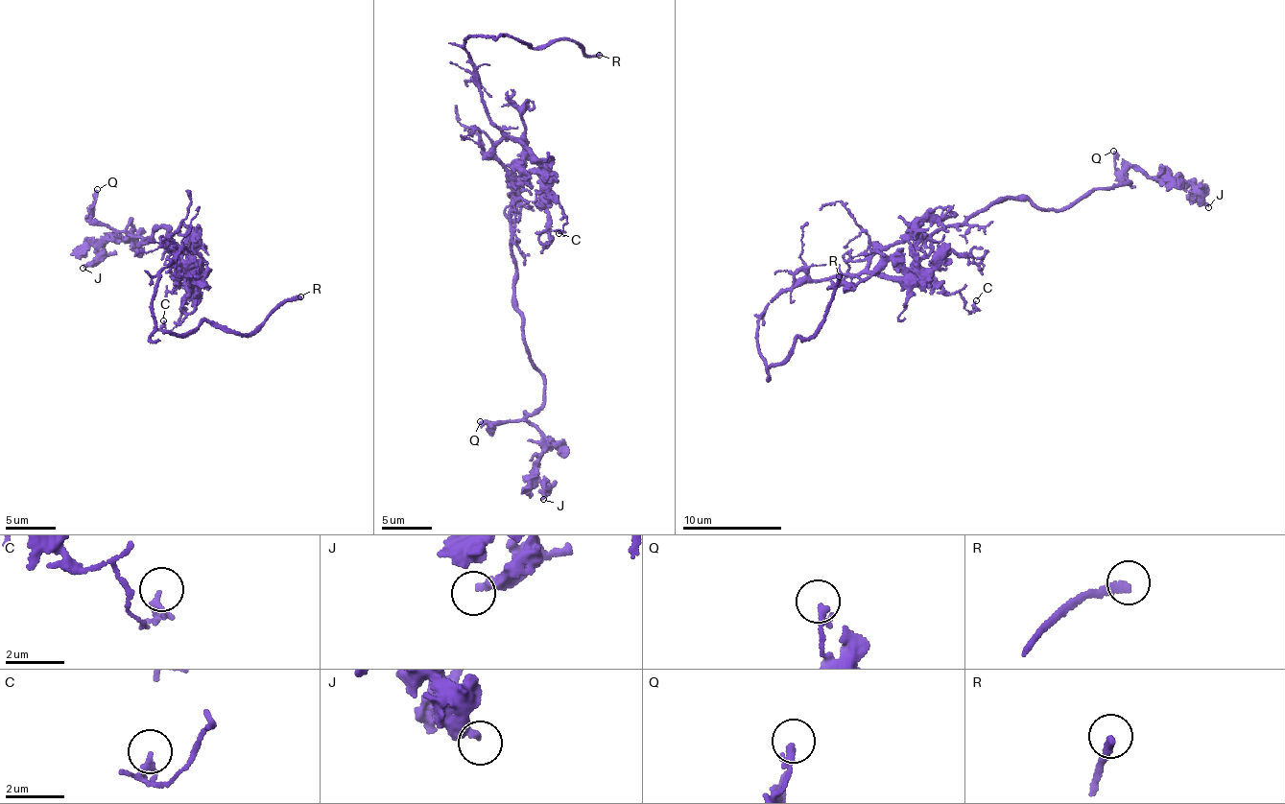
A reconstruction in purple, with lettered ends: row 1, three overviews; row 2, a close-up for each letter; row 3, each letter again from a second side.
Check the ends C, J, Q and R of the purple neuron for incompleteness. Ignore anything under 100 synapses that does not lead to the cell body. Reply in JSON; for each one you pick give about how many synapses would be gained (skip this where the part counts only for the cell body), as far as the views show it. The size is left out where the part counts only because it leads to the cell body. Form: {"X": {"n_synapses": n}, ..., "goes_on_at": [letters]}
{"goes_on_at": ["R"]}

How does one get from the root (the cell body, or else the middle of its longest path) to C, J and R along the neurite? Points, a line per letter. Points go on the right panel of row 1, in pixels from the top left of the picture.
C: (893, 244), (912, 240), (911, 252), (927, 274), (959, 293), (970, 313), (976, 310), (976, 300)
J: (893, 244), (963, 225), (1011, 198), (1061, 211), (1095, 189), (1124, 186), (1129, 168), (1187, 181), (1208, 207)
R: (893, 244), (865, 271), (800, 278), (772, 300), (757, 323), (767, 366), (817, 332), (839, 276)

